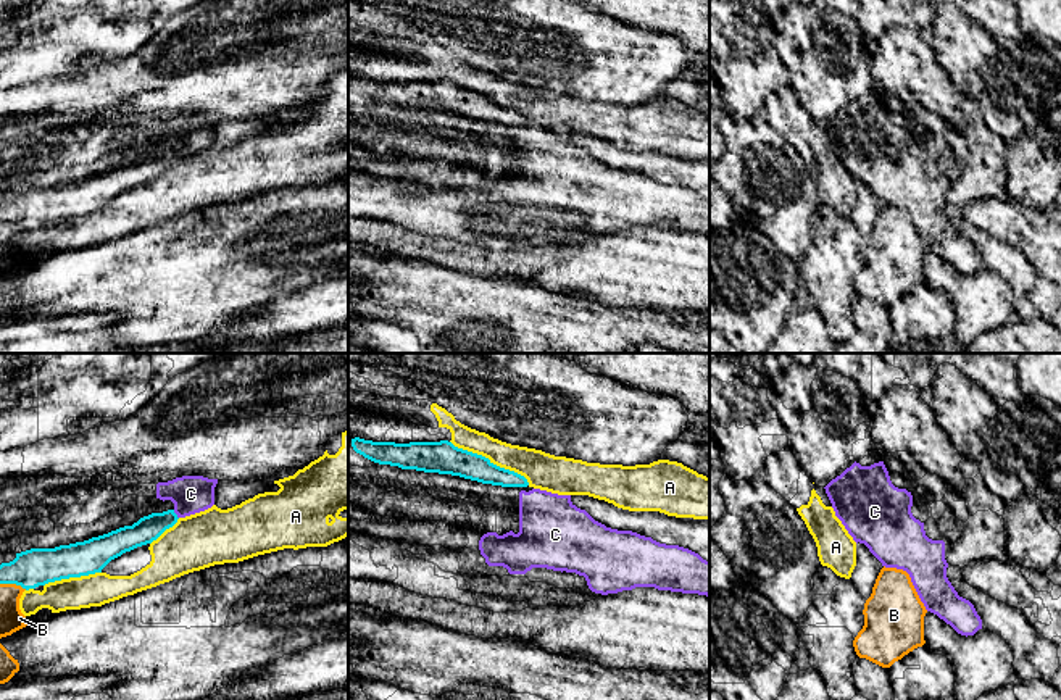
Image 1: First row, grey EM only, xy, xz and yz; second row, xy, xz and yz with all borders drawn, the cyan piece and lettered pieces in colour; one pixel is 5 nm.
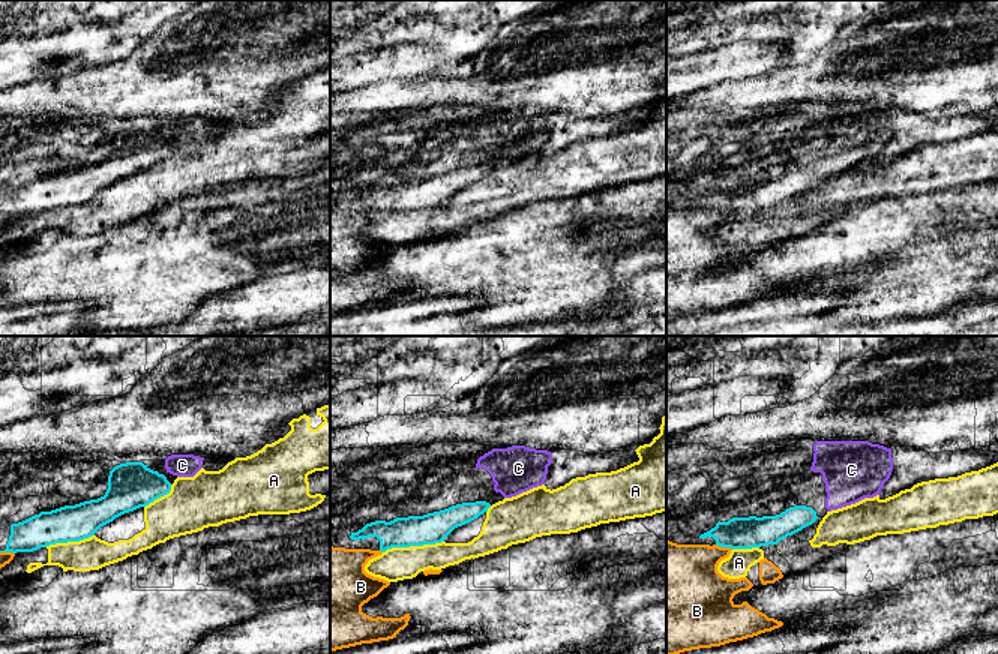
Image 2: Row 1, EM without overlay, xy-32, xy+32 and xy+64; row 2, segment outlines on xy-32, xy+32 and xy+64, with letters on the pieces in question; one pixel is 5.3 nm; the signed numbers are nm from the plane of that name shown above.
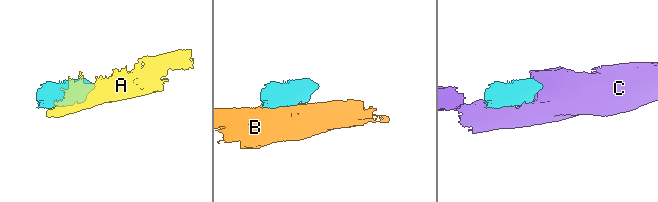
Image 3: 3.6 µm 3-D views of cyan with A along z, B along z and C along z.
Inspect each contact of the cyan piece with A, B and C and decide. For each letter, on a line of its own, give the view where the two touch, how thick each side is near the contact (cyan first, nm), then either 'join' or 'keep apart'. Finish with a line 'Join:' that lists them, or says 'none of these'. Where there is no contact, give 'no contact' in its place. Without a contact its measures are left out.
A: xz | 160/160 nm | keep apart
B: xy | 190/120 nm | keep apart
C: xy | 130/190 nm | join
Join: C

